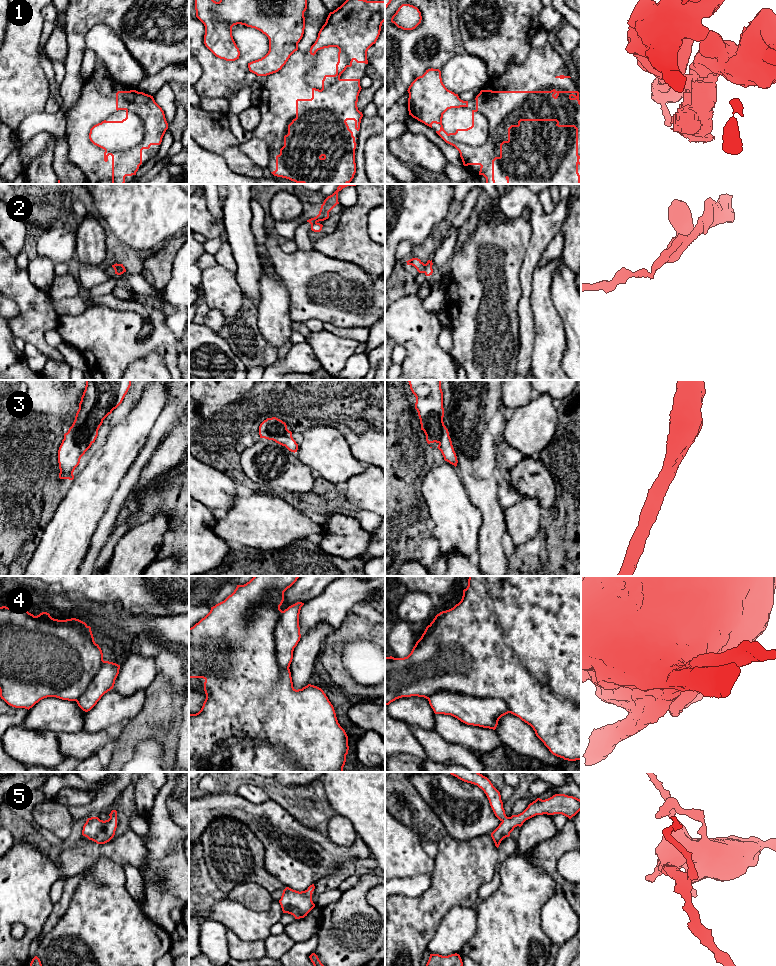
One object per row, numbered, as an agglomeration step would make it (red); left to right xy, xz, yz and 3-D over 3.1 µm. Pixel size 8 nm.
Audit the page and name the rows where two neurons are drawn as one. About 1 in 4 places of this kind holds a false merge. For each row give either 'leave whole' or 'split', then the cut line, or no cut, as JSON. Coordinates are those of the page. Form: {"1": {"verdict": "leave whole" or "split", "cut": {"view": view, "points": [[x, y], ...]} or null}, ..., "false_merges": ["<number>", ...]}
{"1": {"verdict": "leave whole", "cut": null}, "2": {"verdict": "split", "cut": {"view": "yz", "points": [[425, 264], [423, 272]]}}, "3": {"verdict": "leave whole", "cut": null}, "4": {"verdict": "split", "cut": {"view": "yz", "points": [[427, 698], [440, 691], [500, 698], [510, 712]]}}, "5": {"verdict": "leave whole", "cut": null}, "false_merges": ["2", "4"]}

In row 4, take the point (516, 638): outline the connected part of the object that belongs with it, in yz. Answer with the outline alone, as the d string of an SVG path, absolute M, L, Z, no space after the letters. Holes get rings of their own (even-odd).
M469 576L461 601L435 616L407 657L385 657L385 705L402 697L428 699L440 691L501 699L511 714L533 728L553 755L568 761L581 760L581 576Z

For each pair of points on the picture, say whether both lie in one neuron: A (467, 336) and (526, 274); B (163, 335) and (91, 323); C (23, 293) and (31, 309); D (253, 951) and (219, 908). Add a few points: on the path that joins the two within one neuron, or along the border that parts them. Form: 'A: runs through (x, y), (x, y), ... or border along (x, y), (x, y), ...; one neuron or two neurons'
A: border along (524, 258), (519, 273), (520, 299), (517, 304); two neurons
B: runs through (145, 346), (124, 346), (109, 340); one neuron
C: runs through (27, 297), (31, 301), (31, 305); one neuron
D: border along (227, 928), (242, 940), (264, 940); two neurons

